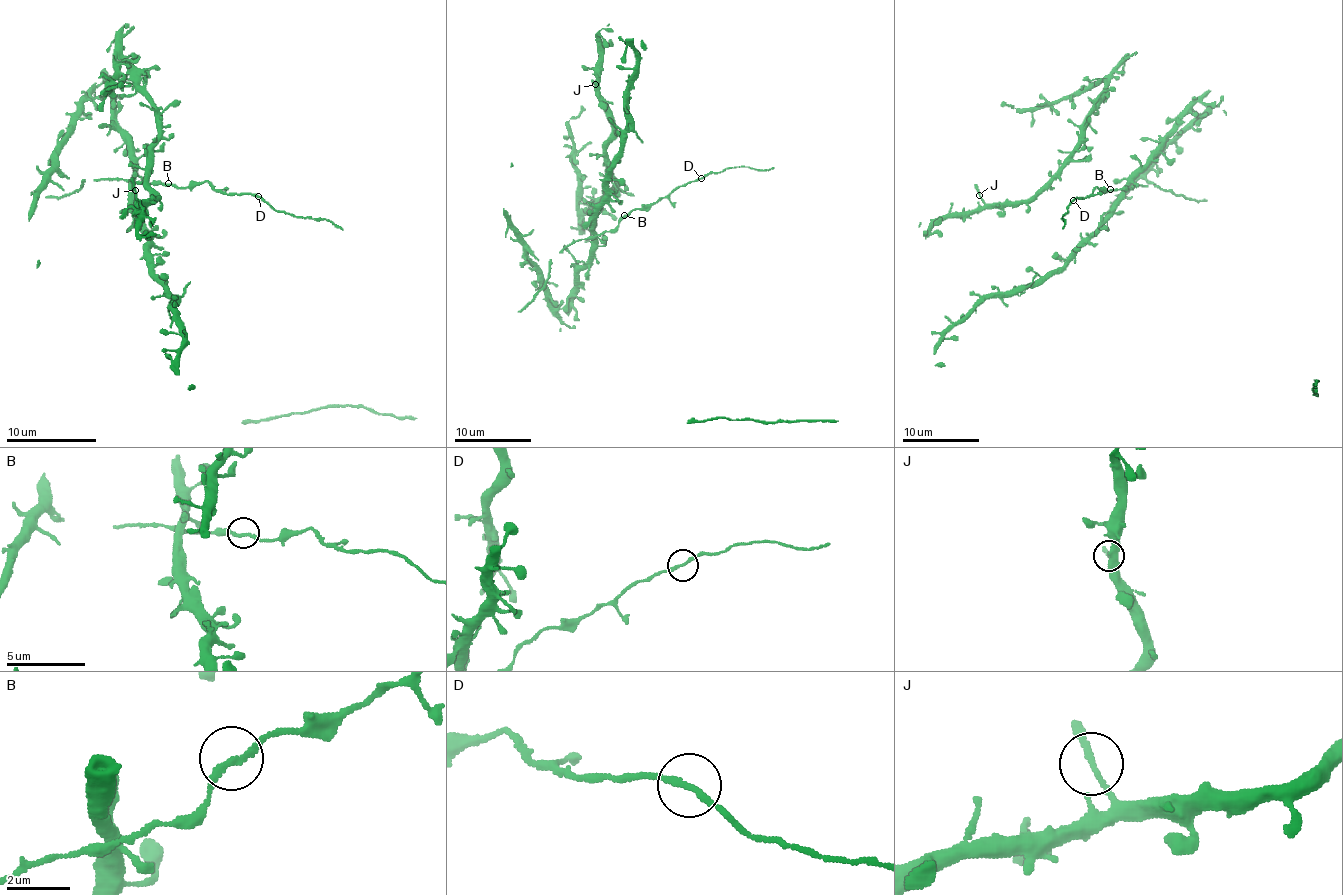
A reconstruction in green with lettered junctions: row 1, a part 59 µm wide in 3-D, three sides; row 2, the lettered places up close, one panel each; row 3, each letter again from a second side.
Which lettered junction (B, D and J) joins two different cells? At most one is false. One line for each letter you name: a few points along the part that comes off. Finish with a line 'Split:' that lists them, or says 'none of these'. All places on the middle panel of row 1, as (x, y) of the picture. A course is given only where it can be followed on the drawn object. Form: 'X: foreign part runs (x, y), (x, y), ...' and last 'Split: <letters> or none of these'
Split: none of these

